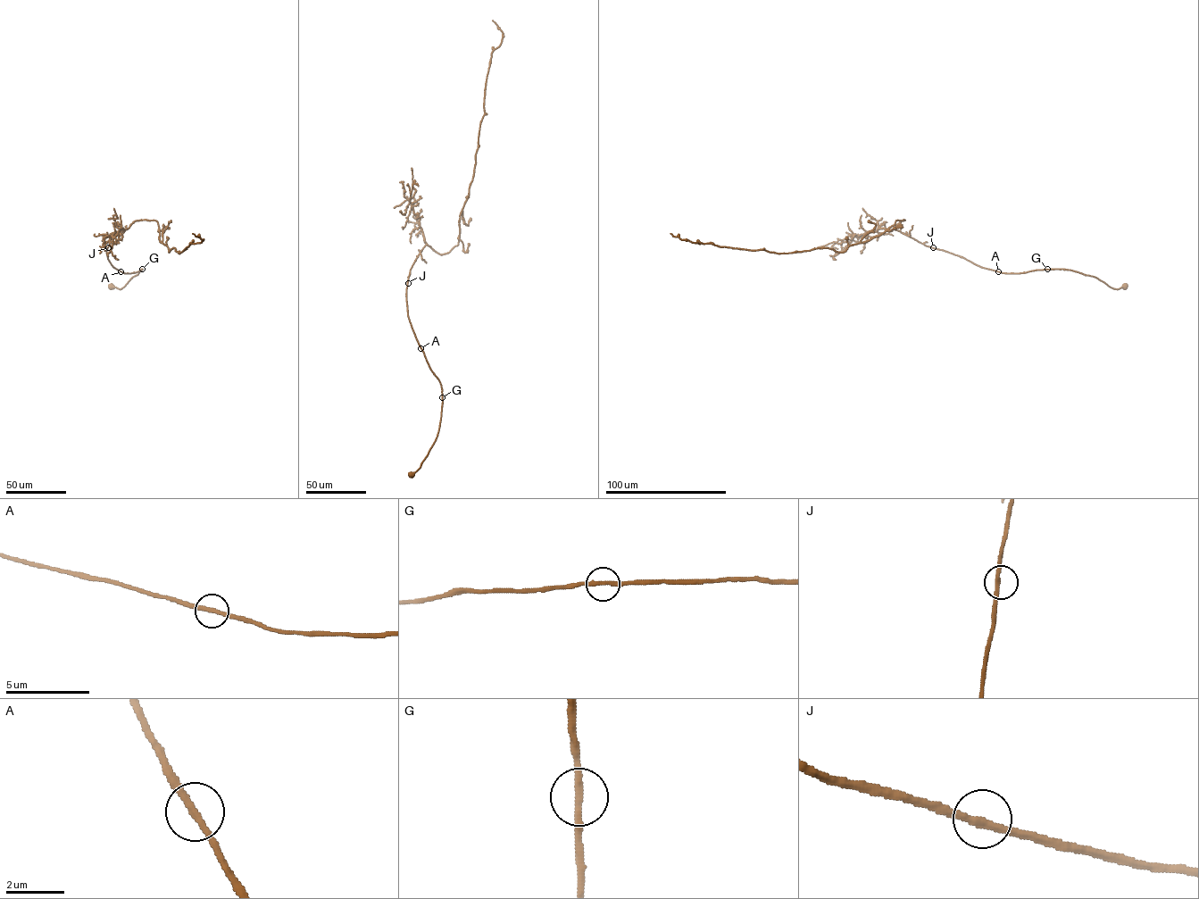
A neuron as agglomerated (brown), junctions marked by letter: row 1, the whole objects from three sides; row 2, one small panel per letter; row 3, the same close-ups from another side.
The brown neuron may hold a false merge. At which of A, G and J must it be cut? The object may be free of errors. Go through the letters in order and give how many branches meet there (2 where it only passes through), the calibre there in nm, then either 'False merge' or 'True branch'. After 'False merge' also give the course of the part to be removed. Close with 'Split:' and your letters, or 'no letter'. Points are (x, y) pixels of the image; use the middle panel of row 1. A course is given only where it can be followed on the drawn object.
A: Branches: 2. Thickness 240 nm. True branch
G: Branches: 2. Thickness 240 nm. True branch
J: Branches: 2. Thickness 240 nm. True branch
Split: no letter

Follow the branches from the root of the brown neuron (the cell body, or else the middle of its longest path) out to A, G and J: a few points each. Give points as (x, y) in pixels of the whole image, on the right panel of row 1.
A: (1125, 286), (1115, 289), (1094, 276), (1061, 269), (1020, 273), (998, 271)
G: (1125, 286), (1115, 289), (1094, 276), (1069, 270), (1047, 269)
J: (1125, 286), (1115, 289), (1094, 276), (1061, 269), (1003, 273), (933, 247)

